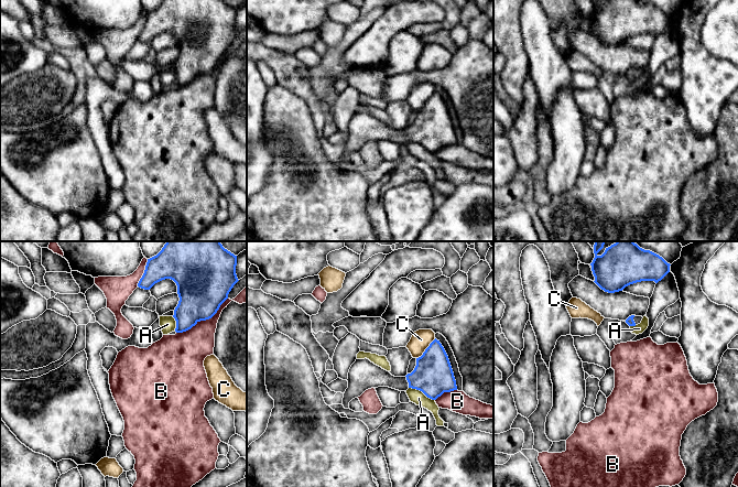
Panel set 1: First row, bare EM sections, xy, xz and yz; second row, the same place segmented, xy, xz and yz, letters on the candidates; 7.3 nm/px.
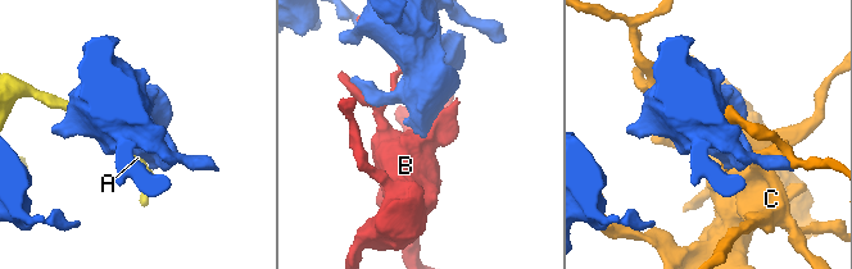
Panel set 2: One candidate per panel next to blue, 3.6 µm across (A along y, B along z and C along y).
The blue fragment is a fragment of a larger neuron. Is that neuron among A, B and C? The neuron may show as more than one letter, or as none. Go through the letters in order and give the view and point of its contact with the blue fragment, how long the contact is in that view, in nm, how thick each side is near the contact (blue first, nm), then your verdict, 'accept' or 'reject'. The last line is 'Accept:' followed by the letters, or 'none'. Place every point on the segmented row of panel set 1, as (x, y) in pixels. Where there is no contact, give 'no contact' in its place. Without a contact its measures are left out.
A: xz (422, 391) | 220 nm | 280/100 nm | reject
B: xy (203, 320) | 460 nm | 380/280 nm | reject
C: xz (425, 349) | 200 nm | 280/140 nm | reject
Accept: none

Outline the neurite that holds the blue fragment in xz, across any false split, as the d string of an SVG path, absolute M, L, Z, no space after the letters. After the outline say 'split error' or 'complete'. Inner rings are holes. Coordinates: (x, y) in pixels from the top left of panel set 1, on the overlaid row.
M436 338L423 355L416 358L414 370L405 377L394 377L365 358L356 359L351 365L347 381L348 388L343 398L345 409L349 409L352 399L371 388L389 387L399 391L412 388L422 391L432 400L436 400L444 392L457 390L448 356Z | split error

